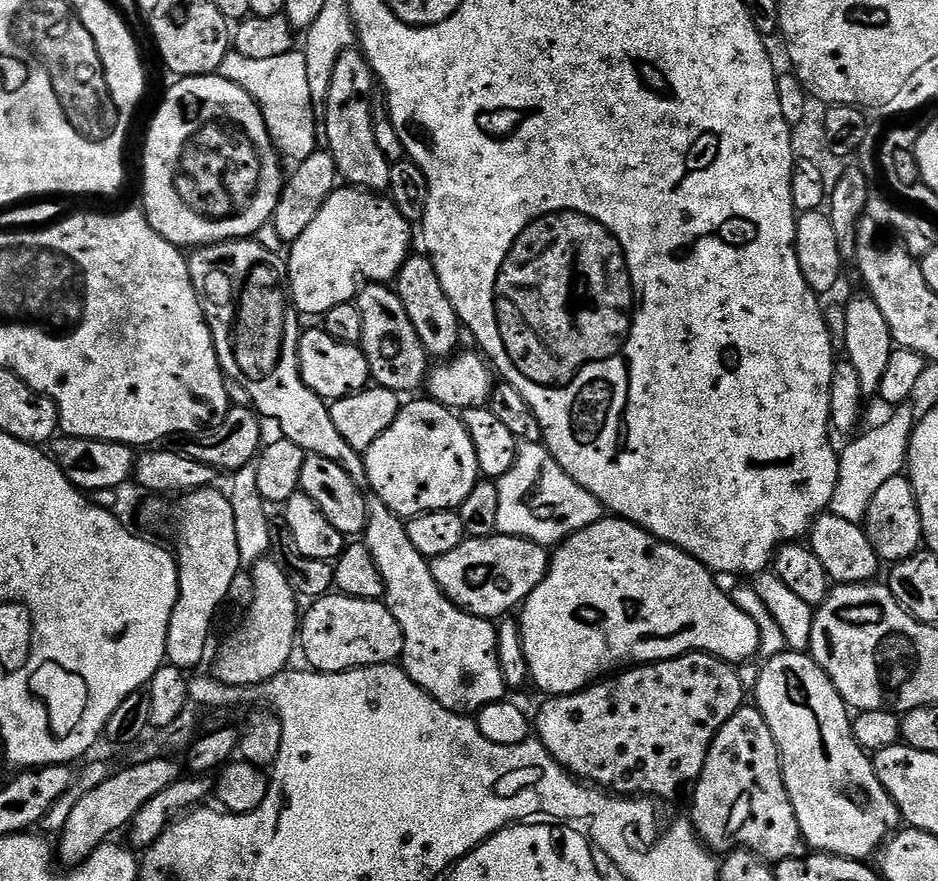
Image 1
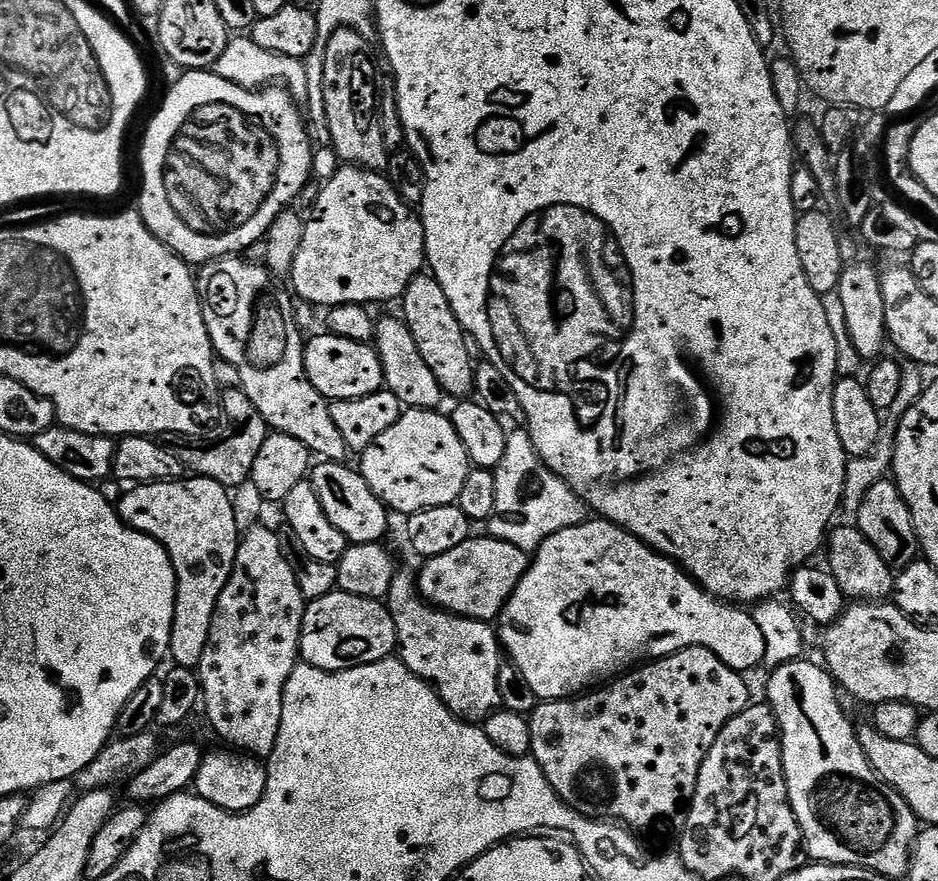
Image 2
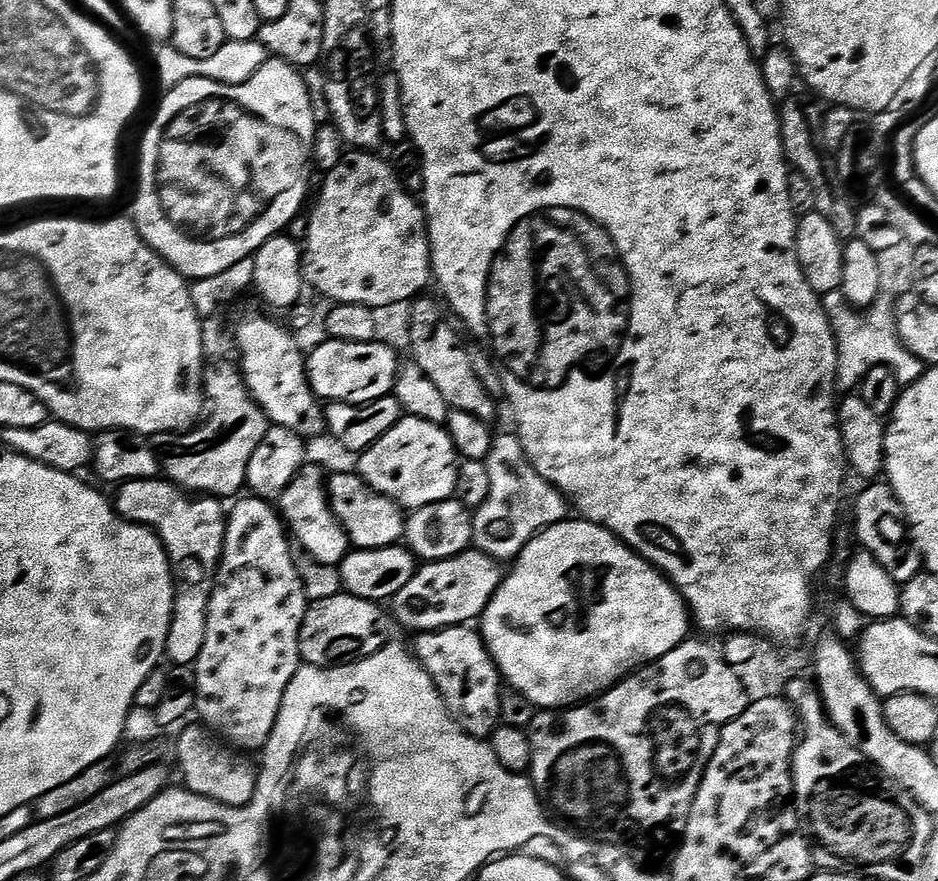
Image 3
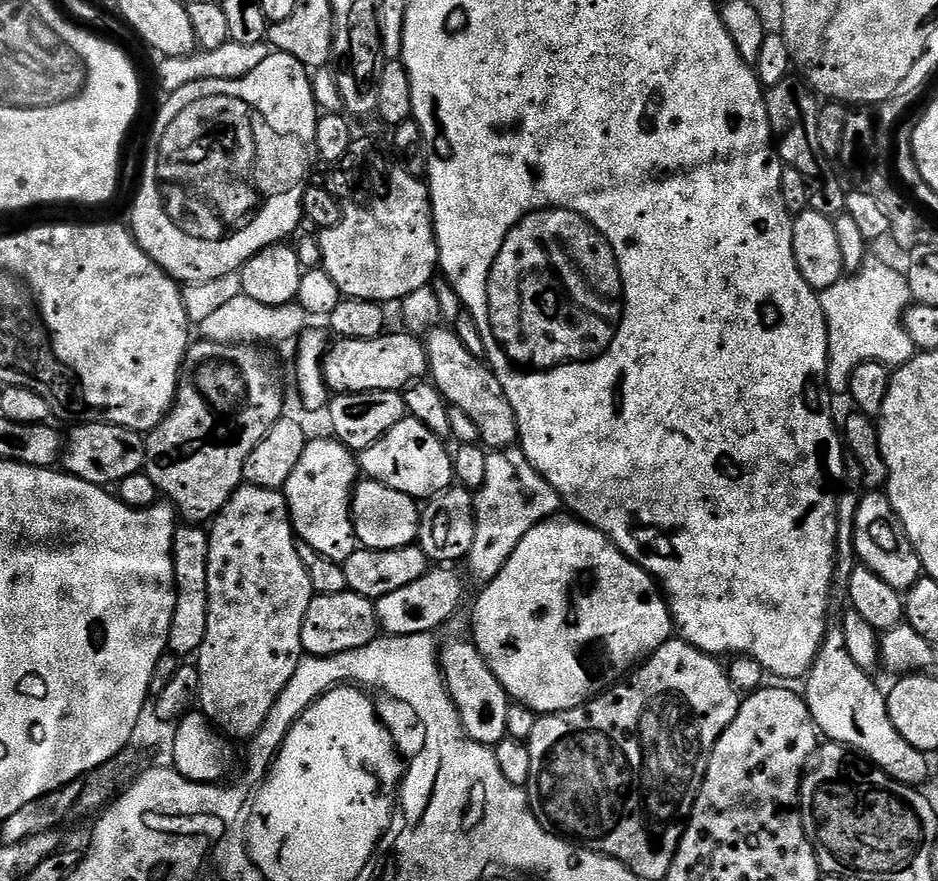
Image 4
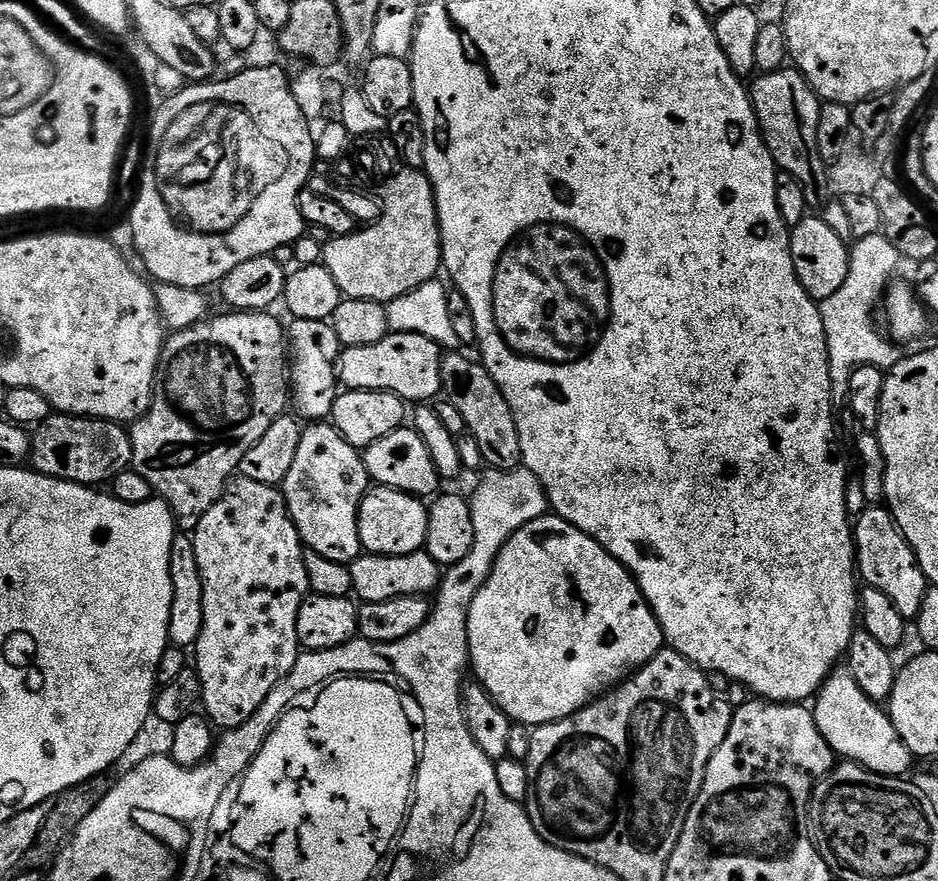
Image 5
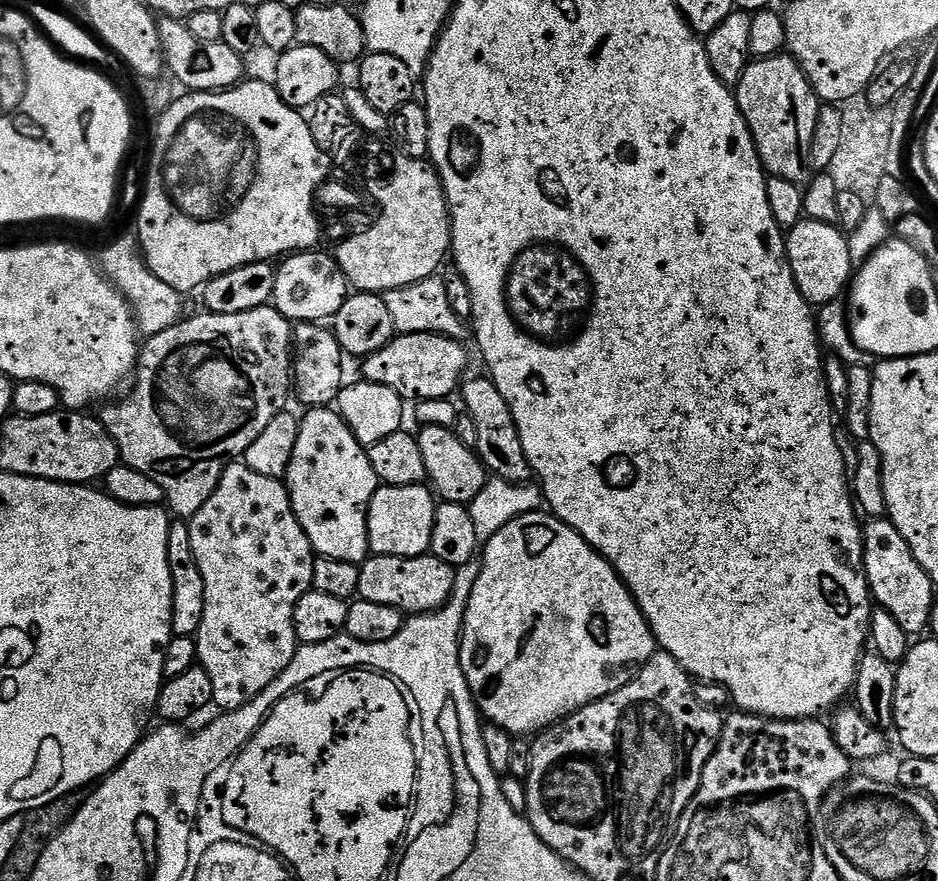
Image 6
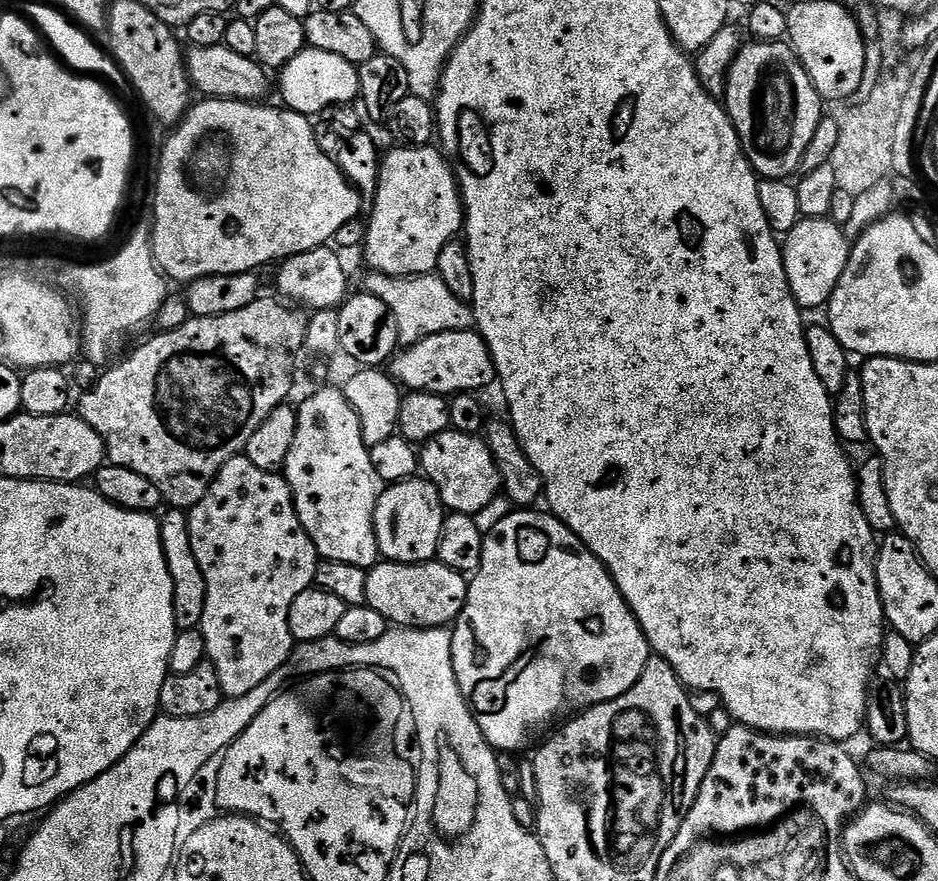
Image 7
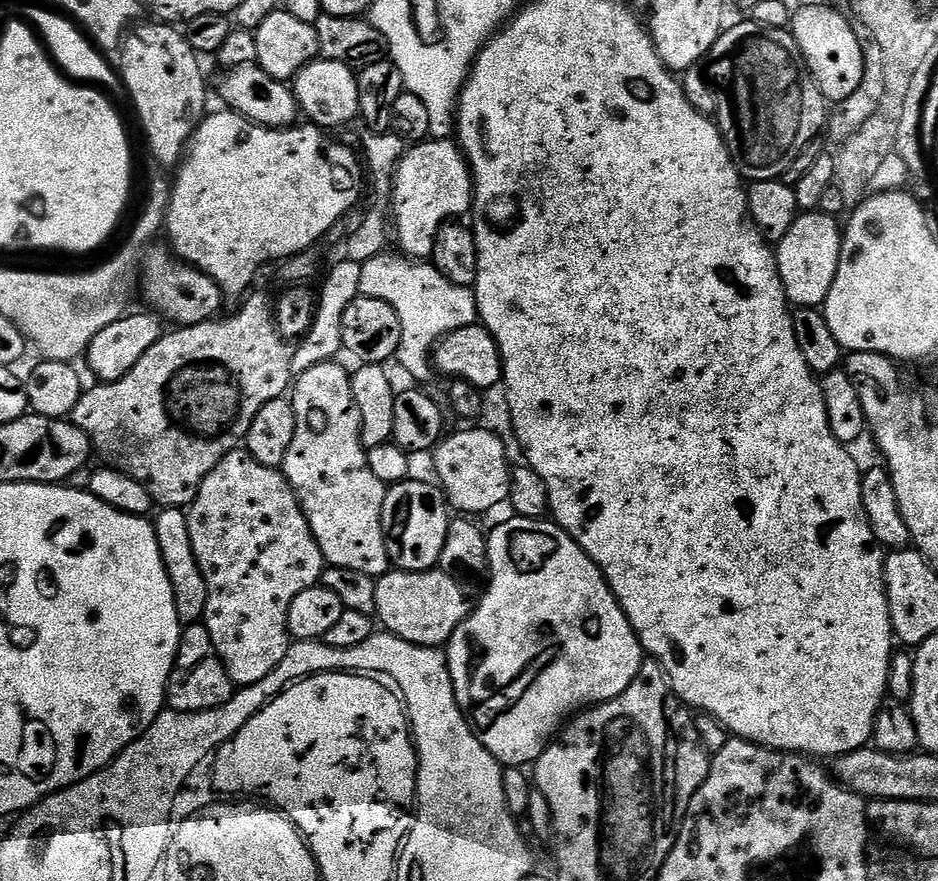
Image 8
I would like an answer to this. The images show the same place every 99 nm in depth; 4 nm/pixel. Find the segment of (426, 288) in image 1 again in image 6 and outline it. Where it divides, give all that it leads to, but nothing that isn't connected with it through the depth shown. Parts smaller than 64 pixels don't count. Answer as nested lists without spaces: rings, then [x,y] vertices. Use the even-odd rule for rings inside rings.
[[[481,374],[471,380],[465,379],[462,384],[464,392],[463,411],[473,418],[478,426],[478,442],[474,449],[485,468],[497,480],[526,484],[533,479],[534,473],[526,458],[526,450],[522,450],[522,438],[518,438],[518,426],[514,422],[512,408],[502,398],[498,386],[487,375]]]

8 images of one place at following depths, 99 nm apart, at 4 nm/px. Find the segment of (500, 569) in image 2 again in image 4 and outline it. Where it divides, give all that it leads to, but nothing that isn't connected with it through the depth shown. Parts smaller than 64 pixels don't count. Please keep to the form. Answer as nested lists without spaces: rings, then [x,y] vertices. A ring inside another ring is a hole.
[[[444,566],[433,567],[418,582],[386,594],[386,598],[375,601],[376,622],[379,631],[385,636],[405,636],[406,634],[435,633],[456,611],[464,600],[464,584],[456,570]]]

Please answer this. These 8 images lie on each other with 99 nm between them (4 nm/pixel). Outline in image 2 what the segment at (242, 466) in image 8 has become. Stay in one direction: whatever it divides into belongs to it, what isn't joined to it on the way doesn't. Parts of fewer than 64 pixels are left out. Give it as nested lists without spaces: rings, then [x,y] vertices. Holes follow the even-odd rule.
[[[255,526],[249,528],[240,537],[240,545],[238,546],[238,554],[234,562],[234,570],[230,574],[230,582],[222,590],[222,594],[218,598],[218,606],[214,610],[214,618],[210,622],[210,638],[206,642],[206,650],[202,654],[202,662],[198,669],[200,677],[200,694],[202,697],[202,712],[208,715],[208,720],[212,723],[212,728],[217,734],[228,744],[229,747],[236,749],[244,754],[252,755],[256,758],[266,758],[273,752],[273,748],[277,742],[278,730],[282,722],[282,698],[284,697],[284,687],[290,678],[290,674],[295,670],[300,660],[300,631],[302,630],[302,618],[306,601],[302,590],[298,590],[298,582],[296,581],[296,569],[293,561],[288,561],[288,556],[284,553],[284,548],[280,545],[280,540],[268,528],[263,526]]]

